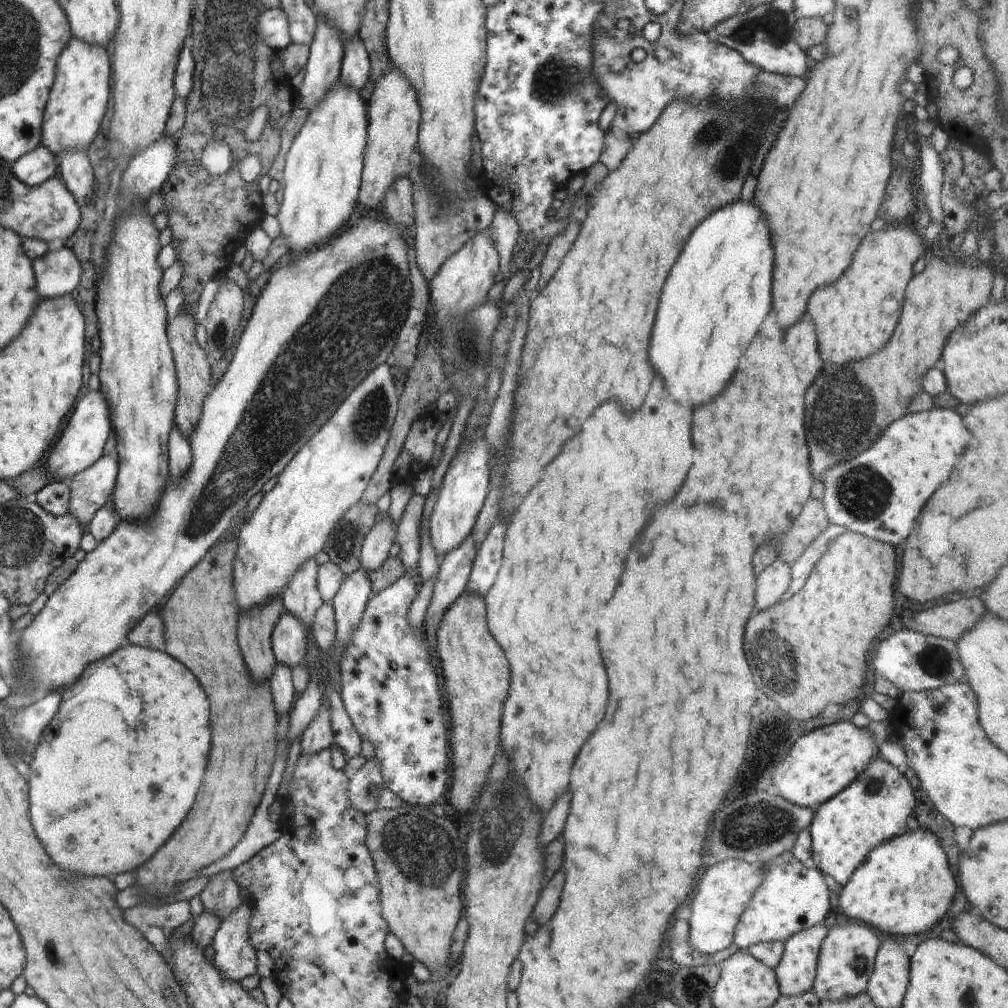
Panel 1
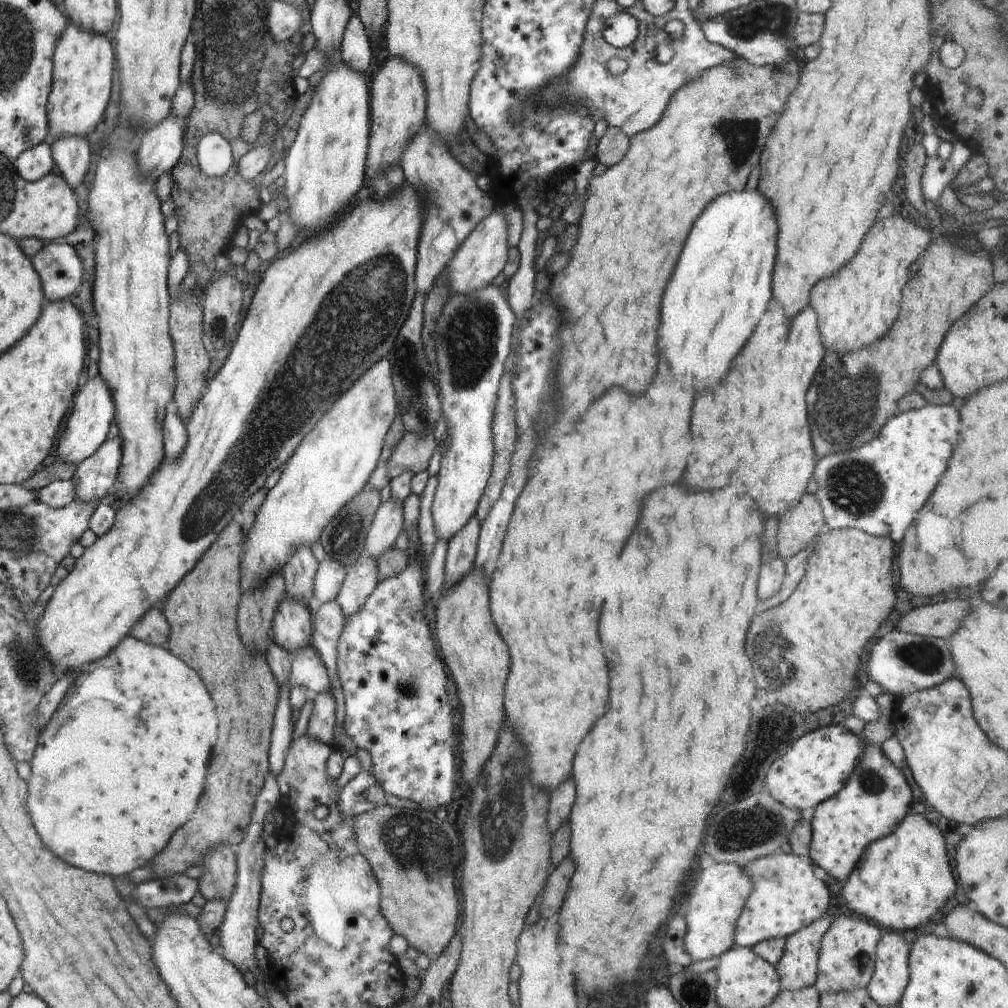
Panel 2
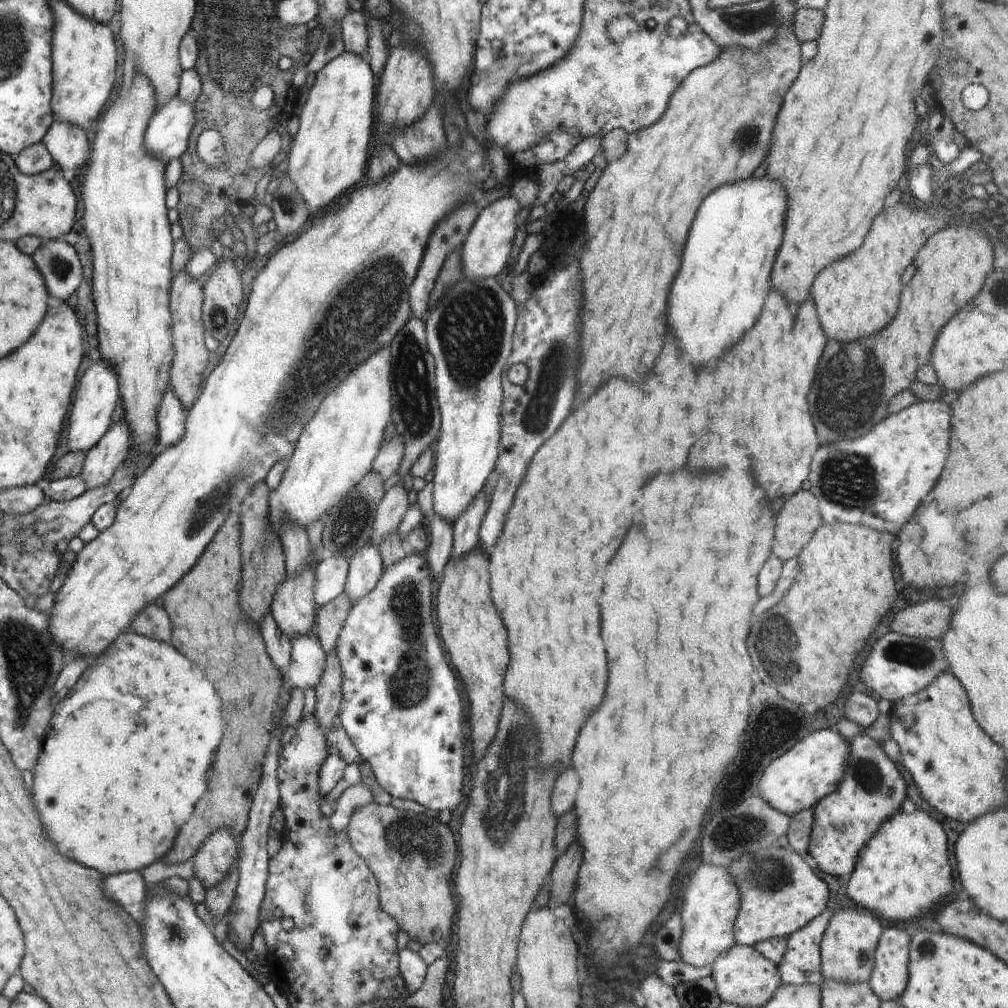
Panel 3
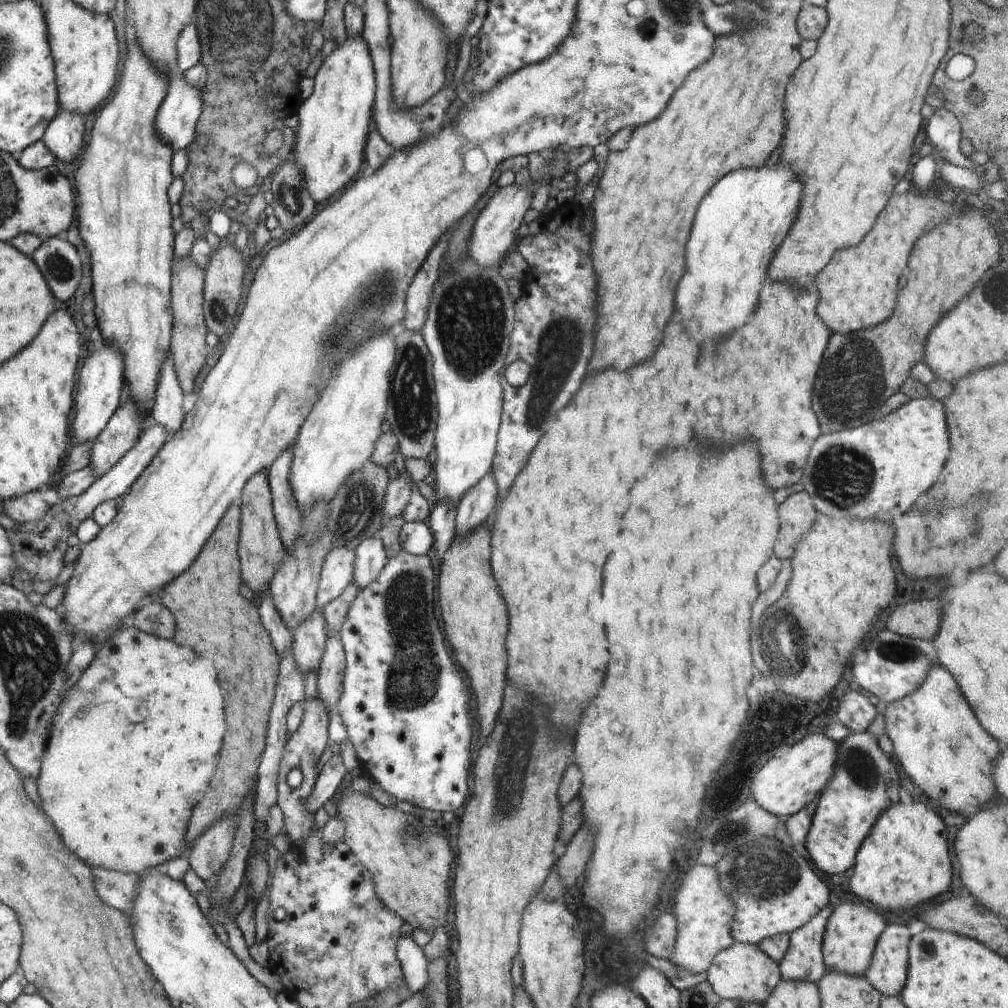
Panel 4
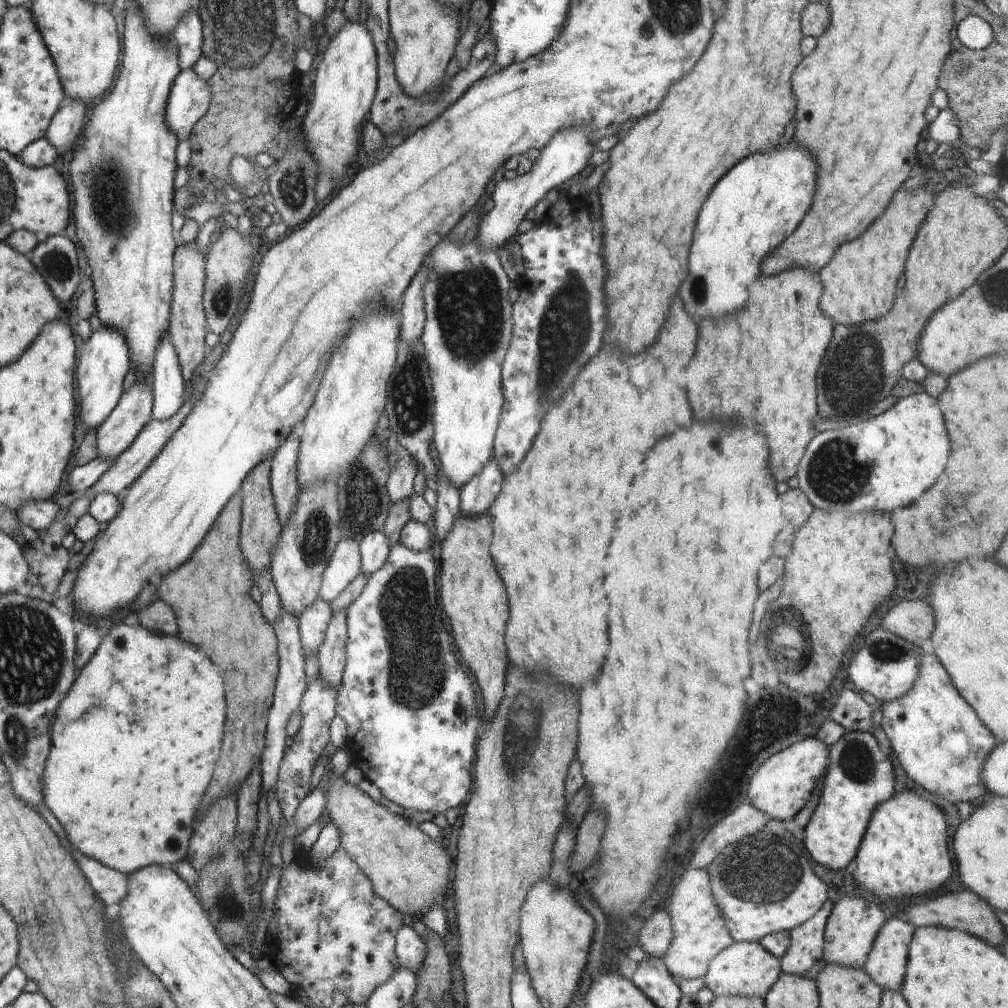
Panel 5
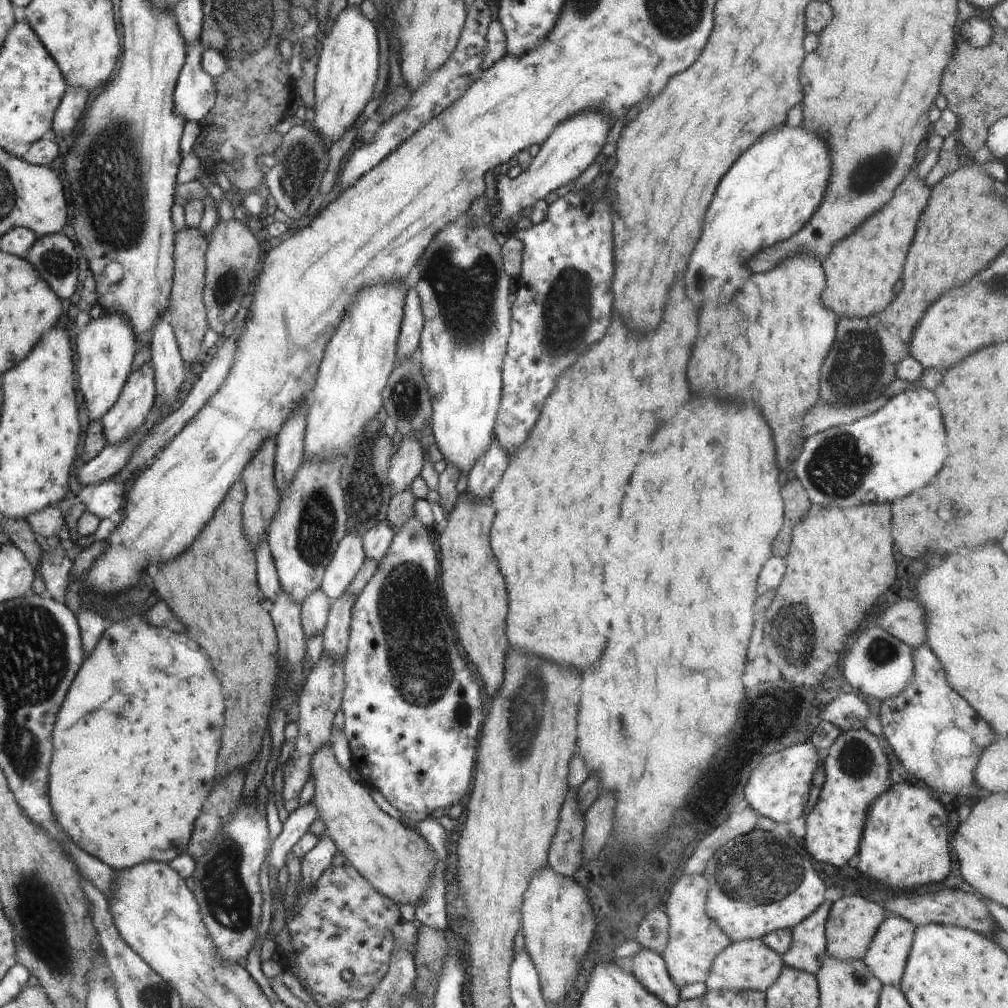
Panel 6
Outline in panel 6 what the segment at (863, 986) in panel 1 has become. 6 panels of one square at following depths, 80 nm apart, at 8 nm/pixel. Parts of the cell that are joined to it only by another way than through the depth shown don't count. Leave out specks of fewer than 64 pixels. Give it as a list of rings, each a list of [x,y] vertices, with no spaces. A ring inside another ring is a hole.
[[[847,892],[843,898],[833,902],[825,925],[827,955],[838,960],[863,960],[870,942],[884,920],[885,909],[882,906],[857,892]]]

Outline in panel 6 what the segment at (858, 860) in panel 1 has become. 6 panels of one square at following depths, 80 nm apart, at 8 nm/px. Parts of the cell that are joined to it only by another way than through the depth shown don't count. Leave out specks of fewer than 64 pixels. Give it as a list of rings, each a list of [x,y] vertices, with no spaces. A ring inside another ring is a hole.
[[[862,728],[841,732],[830,746],[823,766],[825,782],[816,806],[806,816],[804,844],[814,861],[843,867],[859,853],[868,806],[893,784],[889,778],[889,760],[882,751],[879,739]]]

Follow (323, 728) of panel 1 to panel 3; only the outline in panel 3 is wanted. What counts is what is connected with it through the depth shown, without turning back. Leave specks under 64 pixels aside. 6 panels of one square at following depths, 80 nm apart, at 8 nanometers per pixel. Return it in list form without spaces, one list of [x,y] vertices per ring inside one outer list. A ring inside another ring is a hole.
[[[336,650],[326,655],[325,659],[324,672],[315,686],[316,702],[313,715],[319,727],[328,733],[340,712],[342,673]]]

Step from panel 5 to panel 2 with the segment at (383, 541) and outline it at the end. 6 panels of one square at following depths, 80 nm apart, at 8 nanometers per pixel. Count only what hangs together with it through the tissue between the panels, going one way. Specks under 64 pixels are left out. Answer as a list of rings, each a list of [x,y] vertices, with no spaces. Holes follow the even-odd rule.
[[[363,550],[355,564],[346,568],[344,582],[335,598],[346,621],[361,609],[378,583],[376,559]]]

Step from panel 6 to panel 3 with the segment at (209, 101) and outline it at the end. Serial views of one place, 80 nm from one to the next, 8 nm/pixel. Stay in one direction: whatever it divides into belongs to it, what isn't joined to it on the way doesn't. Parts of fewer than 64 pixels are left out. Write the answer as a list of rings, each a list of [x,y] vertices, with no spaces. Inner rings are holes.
[[[174,97],[167,105],[154,111],[144,131],[144,148],[158,161],[169,163],[174,158],[191,149],[190,141],[195,121],[192,103],[187,103],[180,97]]]

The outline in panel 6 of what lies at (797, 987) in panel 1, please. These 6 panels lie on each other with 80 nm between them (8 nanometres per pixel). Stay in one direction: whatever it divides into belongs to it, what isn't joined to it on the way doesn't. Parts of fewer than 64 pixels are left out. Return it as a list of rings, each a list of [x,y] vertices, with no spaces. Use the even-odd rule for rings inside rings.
[[[824,900],[812,914],[792,929],[792,945],[782,956],[785,966],[816,975],[827,956],[825,925],[833,902]]]

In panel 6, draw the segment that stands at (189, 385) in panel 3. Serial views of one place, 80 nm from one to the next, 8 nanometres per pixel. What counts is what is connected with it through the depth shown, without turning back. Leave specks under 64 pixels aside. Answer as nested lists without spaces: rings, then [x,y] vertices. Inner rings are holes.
[[[184,226],[176,234],[175,244],[175,290],[167,316],[170,324],[172,324],[182,361],[186,368],[190,368],[190,364],[194,364],[198,358],[200,344],[203,344],[202,336],[208,330],[207,310],[204,310],[204,304],[202,304],[202,288],[205,288],[204,254],[207,254],[206,248],[210,243],[208,237],[200,232],[200,226],[196,226],[196,228]]]

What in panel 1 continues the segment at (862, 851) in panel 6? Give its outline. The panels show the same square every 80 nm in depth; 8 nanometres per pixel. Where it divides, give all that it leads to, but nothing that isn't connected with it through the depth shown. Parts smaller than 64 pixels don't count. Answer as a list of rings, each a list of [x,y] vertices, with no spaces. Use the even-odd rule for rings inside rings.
[[[911,824],[899,837],[872,849],[854,870],[839,894],[842,915],[870,924],[881,935],[902,940],[908,934],[932,930],[948,910],[956,882],[950,871],[946,848],[924,828]]]

